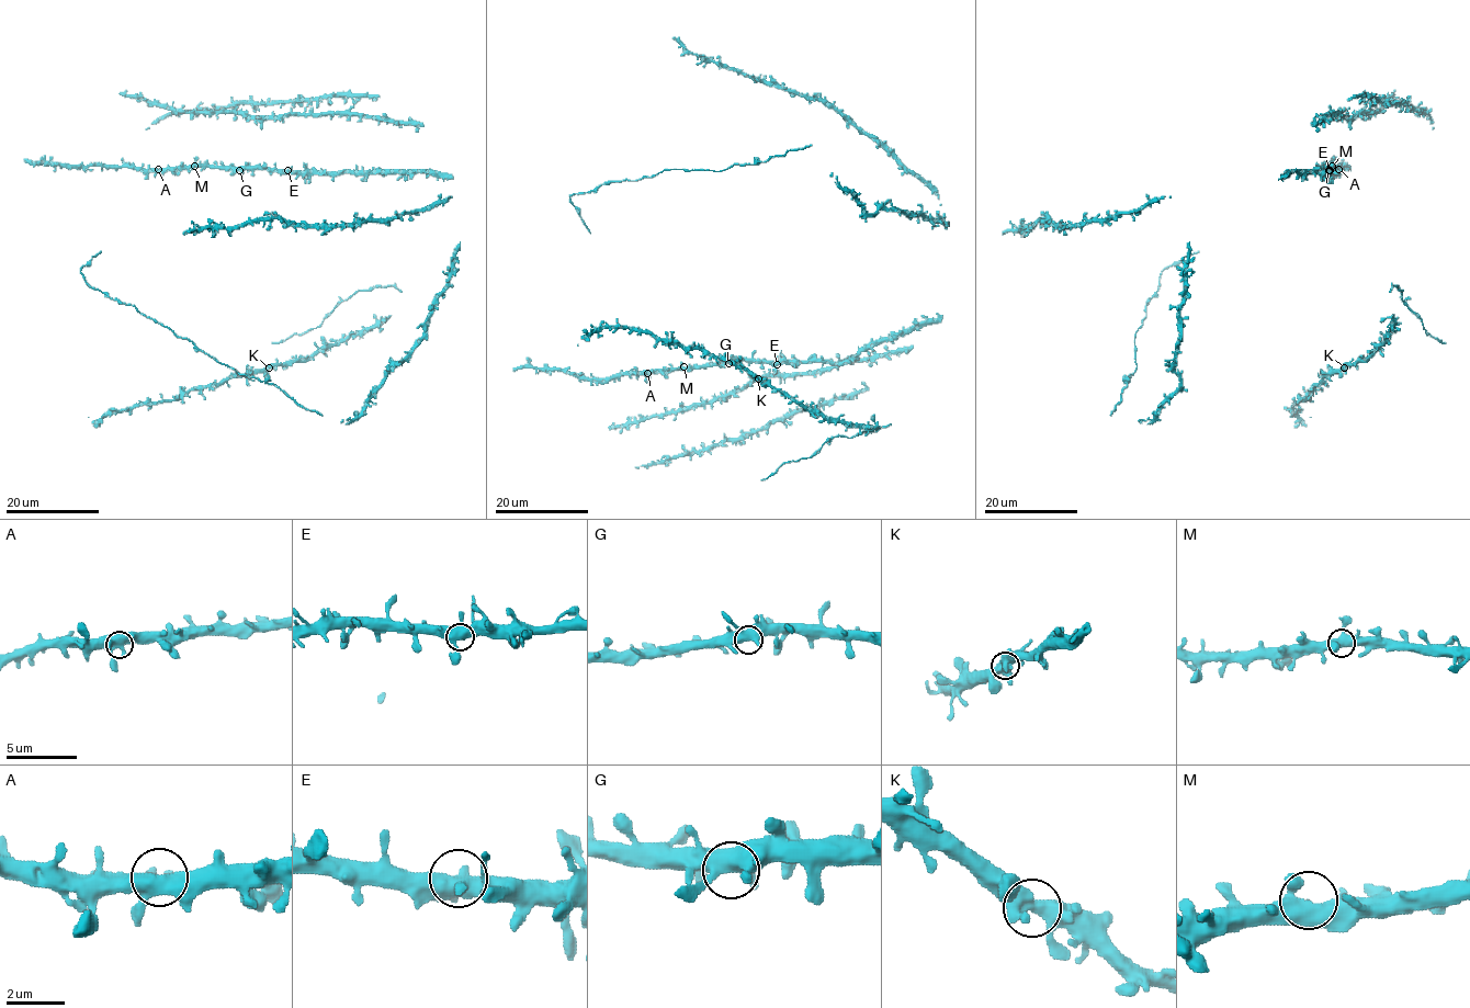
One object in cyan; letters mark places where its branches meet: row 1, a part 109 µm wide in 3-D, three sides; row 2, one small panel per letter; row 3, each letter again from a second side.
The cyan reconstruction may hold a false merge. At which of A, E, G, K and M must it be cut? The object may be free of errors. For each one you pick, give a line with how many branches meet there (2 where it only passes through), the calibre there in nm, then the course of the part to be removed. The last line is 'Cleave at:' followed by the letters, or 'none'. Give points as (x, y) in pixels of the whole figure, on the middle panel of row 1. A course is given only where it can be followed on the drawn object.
Cleave at: none

